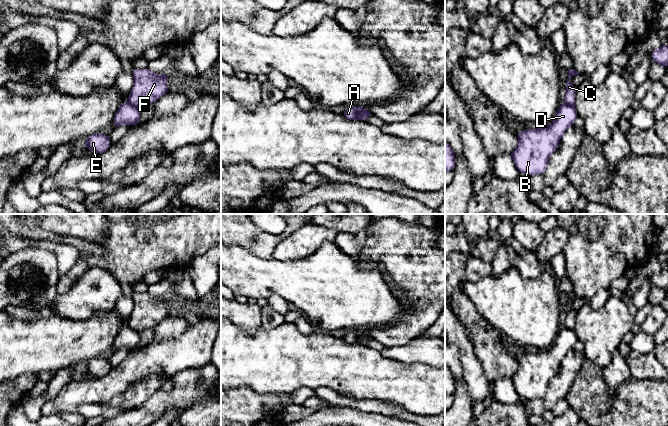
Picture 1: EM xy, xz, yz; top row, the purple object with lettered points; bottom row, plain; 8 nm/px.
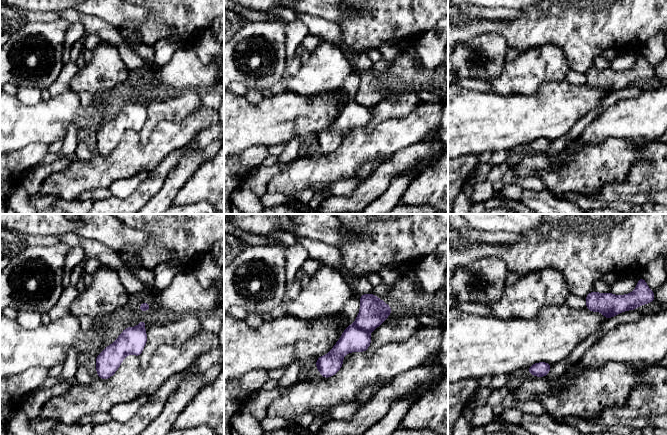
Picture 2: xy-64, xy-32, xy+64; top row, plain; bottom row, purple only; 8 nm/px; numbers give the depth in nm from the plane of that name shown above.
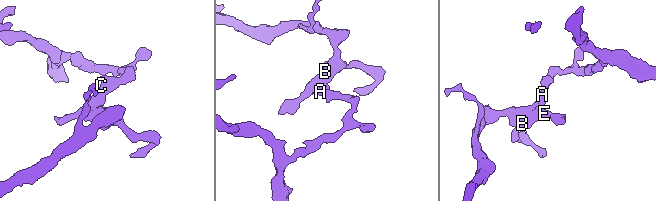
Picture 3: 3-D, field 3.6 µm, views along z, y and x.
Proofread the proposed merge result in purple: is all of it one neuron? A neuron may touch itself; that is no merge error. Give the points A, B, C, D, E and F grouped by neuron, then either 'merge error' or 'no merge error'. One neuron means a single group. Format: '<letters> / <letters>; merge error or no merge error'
A B D E / C F; merge error

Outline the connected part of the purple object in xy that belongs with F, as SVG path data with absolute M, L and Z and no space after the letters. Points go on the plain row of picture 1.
M148 292L133 293L134 309L130 315L128 326L140 332L154 327L168 316L166 304L169 298L156 298Z

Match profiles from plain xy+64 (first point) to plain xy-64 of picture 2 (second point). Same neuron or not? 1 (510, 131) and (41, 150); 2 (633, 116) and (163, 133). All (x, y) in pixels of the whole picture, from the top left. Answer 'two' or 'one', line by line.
1: two
2: one

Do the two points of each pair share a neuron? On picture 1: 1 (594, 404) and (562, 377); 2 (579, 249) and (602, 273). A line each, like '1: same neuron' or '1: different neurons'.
1: different neurons
2: same neuron

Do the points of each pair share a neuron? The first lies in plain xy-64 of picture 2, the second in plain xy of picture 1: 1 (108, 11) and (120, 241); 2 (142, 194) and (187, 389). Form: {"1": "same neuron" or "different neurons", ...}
{"1": "different neurons", "2": "same neuron"}

